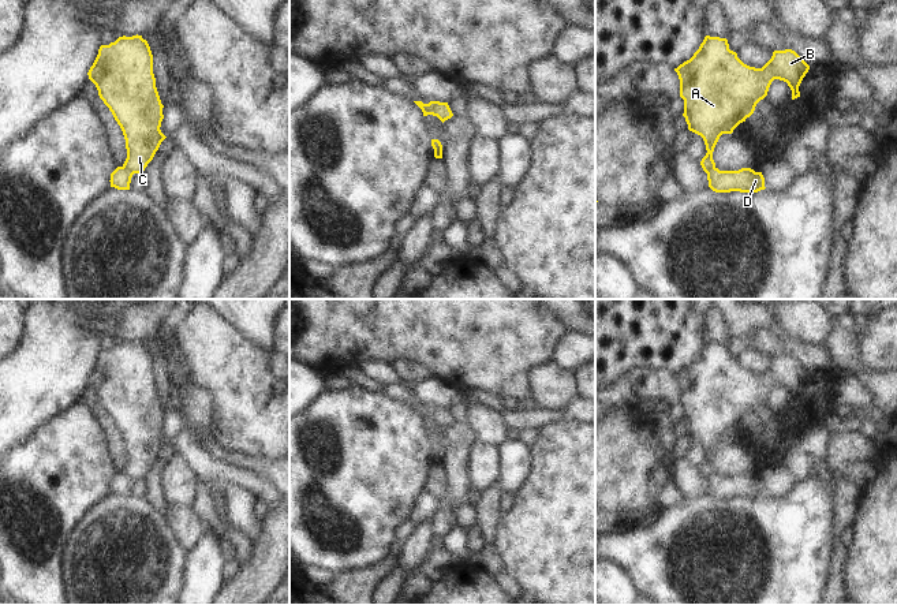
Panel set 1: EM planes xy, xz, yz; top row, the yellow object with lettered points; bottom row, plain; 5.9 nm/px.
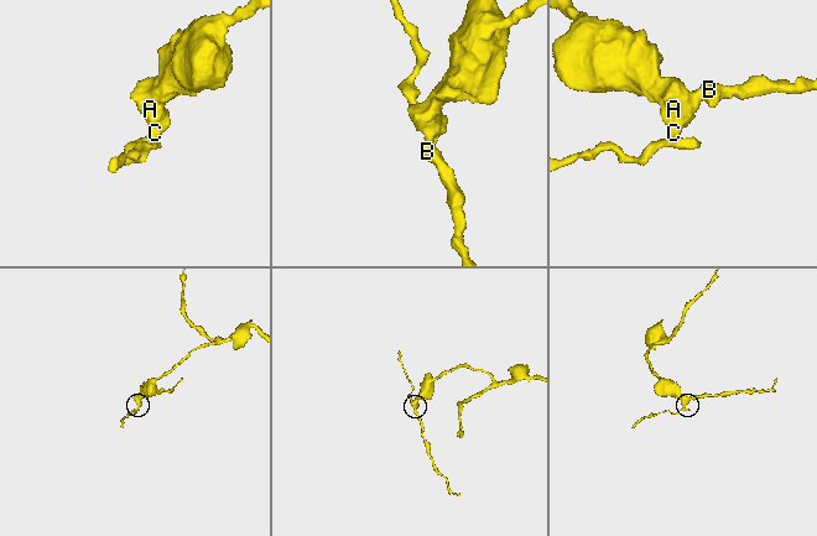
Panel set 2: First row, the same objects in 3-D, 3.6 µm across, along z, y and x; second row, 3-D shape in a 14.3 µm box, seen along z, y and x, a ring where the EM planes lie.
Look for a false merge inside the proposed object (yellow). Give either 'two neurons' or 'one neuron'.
two neurons

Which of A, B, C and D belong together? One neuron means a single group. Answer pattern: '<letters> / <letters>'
A B C / D

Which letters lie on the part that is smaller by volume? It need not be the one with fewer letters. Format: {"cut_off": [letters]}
{"cut_off": ["D"]}

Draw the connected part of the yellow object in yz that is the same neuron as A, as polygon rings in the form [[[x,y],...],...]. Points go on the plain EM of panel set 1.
[[[706,341],[694,362],[674,374],[680,385],[680,403],[684,406],[683,422],[688,436],[700,441],[706,451],[707,459],[700,467],[703,477],[707,479],[715,474],[713,458],[720,442],[732,440],[754,419],[756,410],[767,402],[774,385],[786,388],[795,406],[800,403],[799,392],[808,376],[810,371],[792,355],[774,356],[762,374],[750,373],[729,355],[726,344]]]

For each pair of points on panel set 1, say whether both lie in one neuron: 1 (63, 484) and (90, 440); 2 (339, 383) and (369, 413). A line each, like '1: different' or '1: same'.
1: same
2: different

